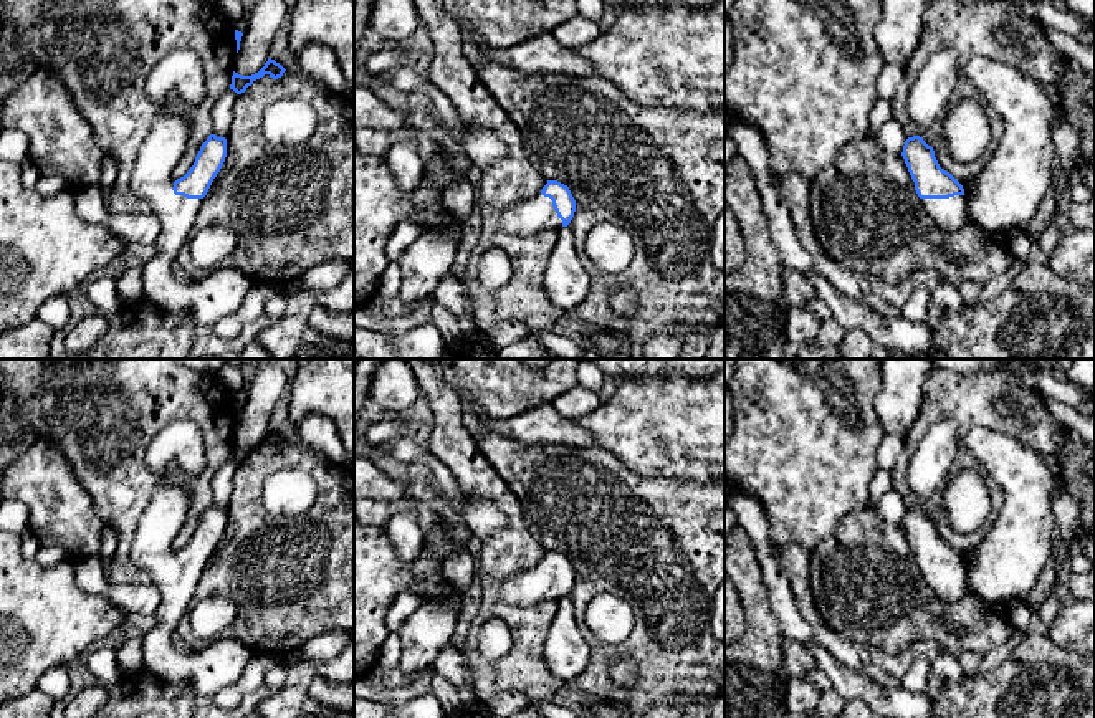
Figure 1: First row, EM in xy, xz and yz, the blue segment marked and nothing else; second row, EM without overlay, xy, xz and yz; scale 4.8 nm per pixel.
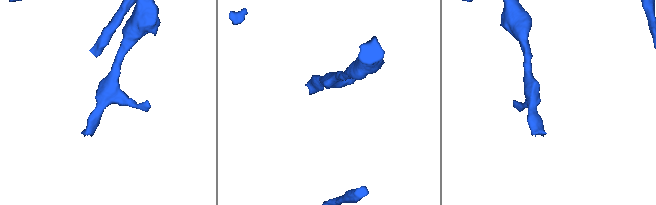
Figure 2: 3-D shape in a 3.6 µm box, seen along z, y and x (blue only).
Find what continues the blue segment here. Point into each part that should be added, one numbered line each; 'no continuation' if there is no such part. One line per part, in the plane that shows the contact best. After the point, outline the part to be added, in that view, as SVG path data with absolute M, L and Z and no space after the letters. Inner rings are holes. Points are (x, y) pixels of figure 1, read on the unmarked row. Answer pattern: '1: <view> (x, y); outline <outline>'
1: yz (948, 586); outline M964 566L949 569L921 569L925 582L933 591L940 607L956 610L969 584Z

